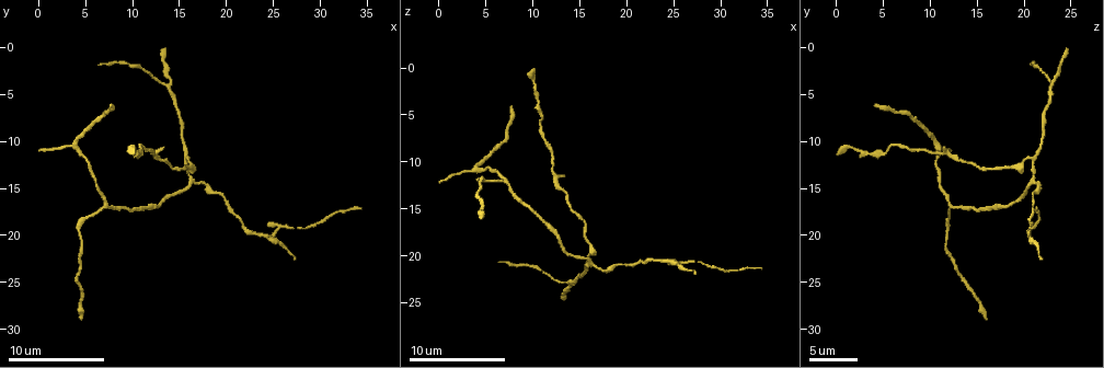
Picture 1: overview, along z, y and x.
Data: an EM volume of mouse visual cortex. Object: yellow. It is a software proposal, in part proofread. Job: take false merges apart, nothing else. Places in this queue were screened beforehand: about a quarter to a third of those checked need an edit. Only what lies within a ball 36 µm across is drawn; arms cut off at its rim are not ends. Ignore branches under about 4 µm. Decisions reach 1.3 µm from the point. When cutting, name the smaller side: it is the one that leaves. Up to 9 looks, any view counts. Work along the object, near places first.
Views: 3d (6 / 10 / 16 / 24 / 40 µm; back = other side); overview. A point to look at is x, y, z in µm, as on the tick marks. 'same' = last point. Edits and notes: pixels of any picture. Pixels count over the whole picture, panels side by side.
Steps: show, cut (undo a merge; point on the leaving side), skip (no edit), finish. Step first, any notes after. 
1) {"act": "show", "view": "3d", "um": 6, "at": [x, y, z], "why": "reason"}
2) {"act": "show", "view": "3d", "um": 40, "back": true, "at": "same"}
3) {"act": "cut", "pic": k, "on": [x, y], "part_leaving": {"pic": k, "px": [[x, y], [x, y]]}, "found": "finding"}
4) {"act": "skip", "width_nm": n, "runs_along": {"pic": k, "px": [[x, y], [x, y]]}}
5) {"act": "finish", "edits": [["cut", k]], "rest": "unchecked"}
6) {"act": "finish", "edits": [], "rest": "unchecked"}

{"act": "show", "view": "3d", "um": 10, "at": [16.0, 11.6, 20.8], "why": "arms part here"}

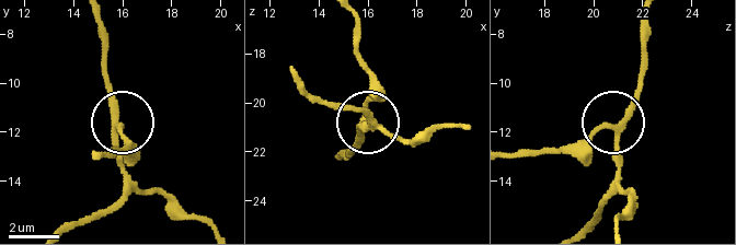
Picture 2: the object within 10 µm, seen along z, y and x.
{"act": "show", "view": "3d", "um": 10, "back": true, "at": "same", "why": "other side"}

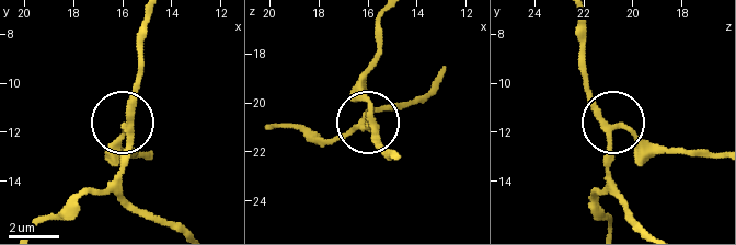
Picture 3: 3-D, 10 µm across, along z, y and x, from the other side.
{"act": "skip", "found": "continuous, no second neuron"}

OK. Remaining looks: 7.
{"act": "show", "view": "3d", "um": 10, "at": [13.8, 3.8, 23.0], "why": "two arms in line, one across"}

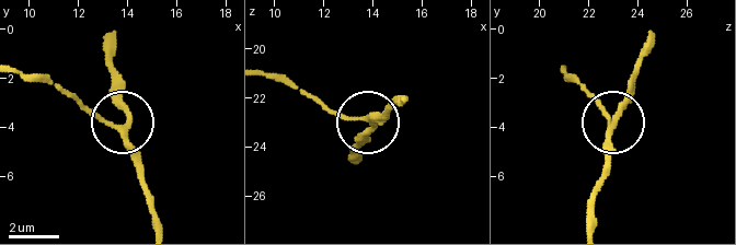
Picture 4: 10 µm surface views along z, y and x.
{"act": "show", "view": "3d", "um": 10, "back": true, "at": [13.9, 4.0, 23.0]}

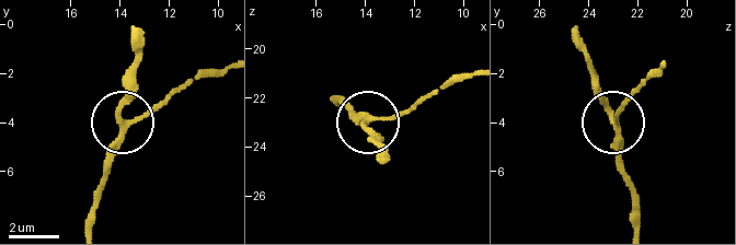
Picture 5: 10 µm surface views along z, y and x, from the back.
{"act": "skip", "arms": 3, "runs_along": {"pic": 5, "px": [[637, 224], [637, 199], [589, 63]]}, "found": "all the same neuron"}

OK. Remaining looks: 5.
{"act": "show", "view": "3d", "um": 6, "at": [12.0, 11.2, 11.2], "why": "small branch off a trunk"}

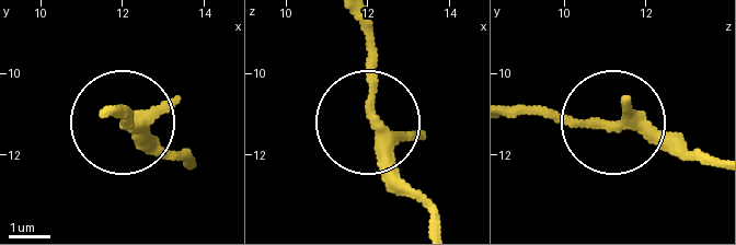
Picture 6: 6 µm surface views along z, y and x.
{"act": "skip", "runs_along": {"pic": 6, "px": [[710, 166], [616, 125], [510, 114]]}, "found": "continuous, no second neuron"}

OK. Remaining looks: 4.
{"act": "show", "view": "3d", "um": 6, "at": [13.0, 16.8, 18.0], "why": "calibre changes"}

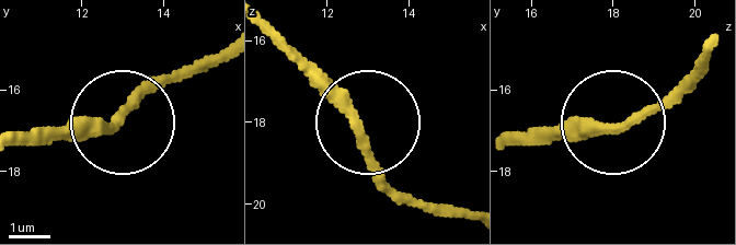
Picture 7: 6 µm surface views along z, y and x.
{"act": "skip", "runs_along": {"pic": 7, "px": [[450, 202], [401, 191], [348, 108], [279, 38]]}, "found": "continuous, no second neuron"}

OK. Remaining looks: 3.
{"act": "finish", "edits": [], "rest": "unchecked"}

